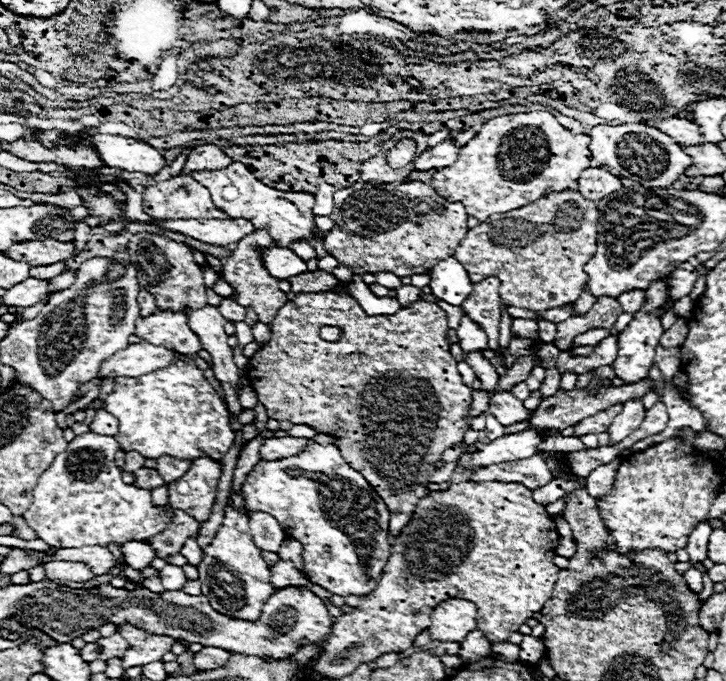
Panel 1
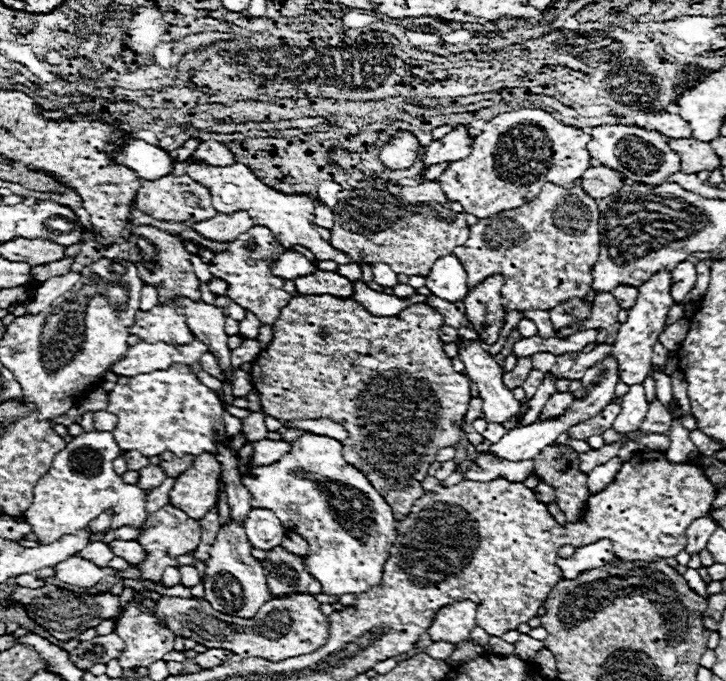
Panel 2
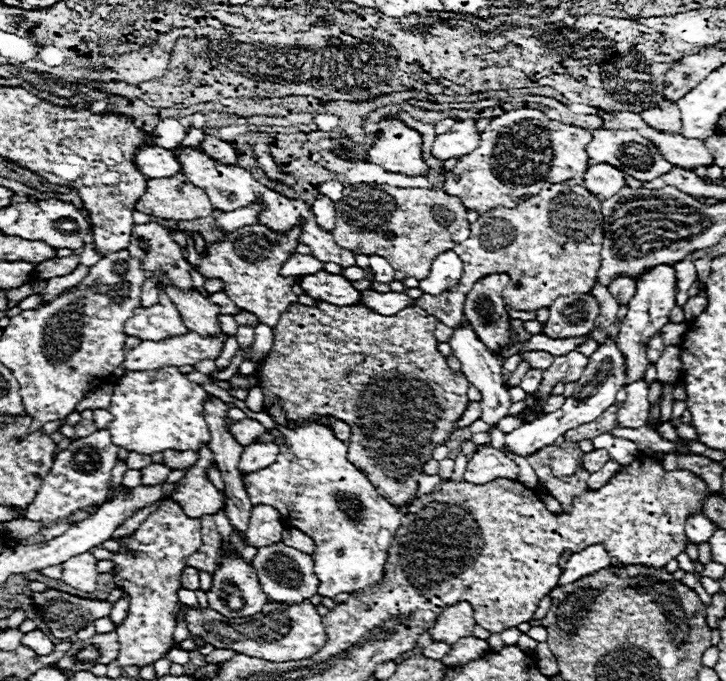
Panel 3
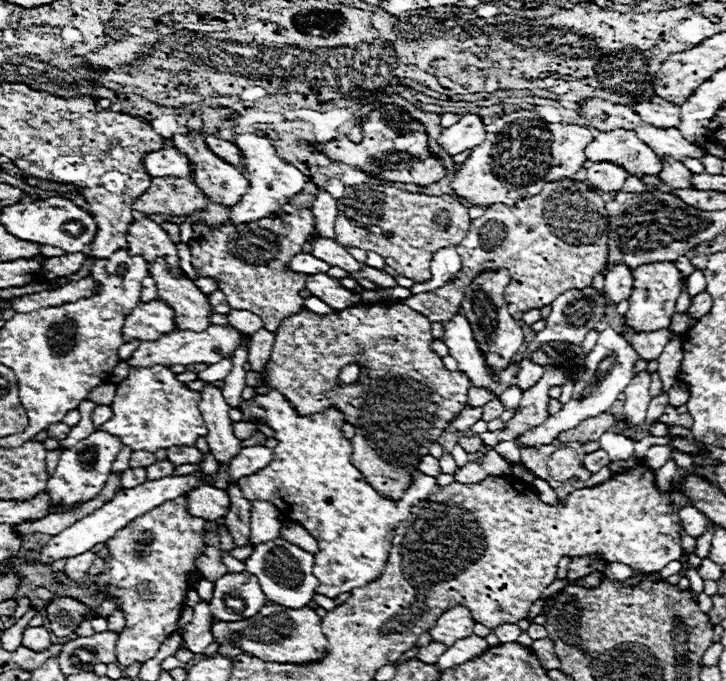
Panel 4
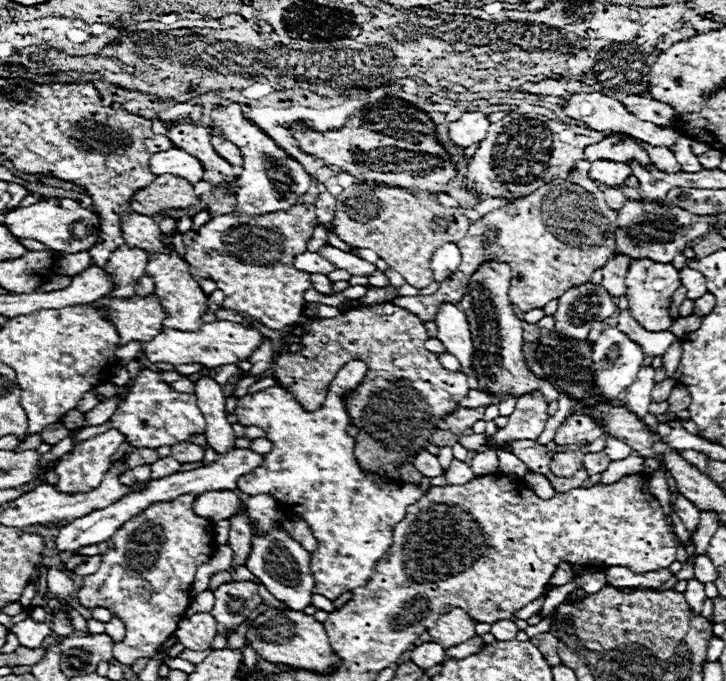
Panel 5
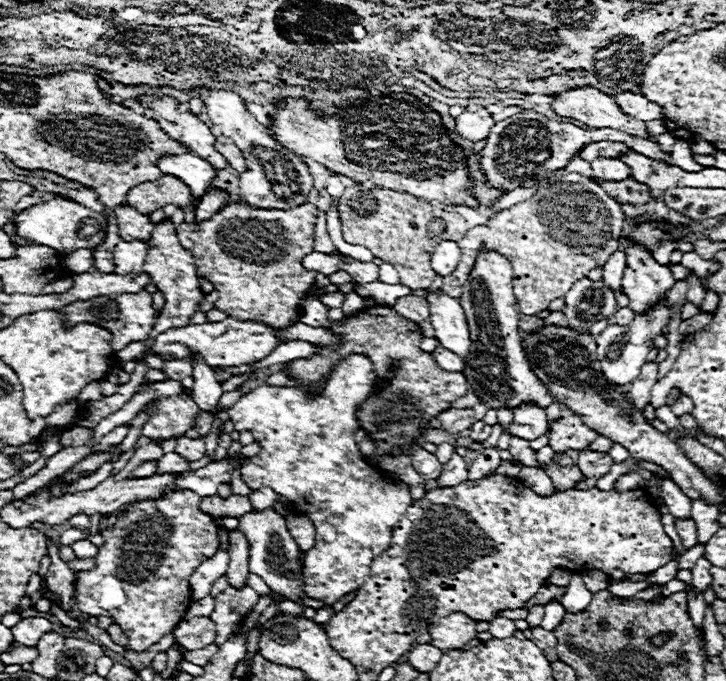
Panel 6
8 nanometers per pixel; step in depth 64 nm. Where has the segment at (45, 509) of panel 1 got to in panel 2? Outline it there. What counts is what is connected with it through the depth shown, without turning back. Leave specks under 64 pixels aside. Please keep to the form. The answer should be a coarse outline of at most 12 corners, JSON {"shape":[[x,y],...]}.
{"shape":[[98,430],[56,454],[24,512],[42,544],[108,508],[144,526],[146,494],[124,484]]}

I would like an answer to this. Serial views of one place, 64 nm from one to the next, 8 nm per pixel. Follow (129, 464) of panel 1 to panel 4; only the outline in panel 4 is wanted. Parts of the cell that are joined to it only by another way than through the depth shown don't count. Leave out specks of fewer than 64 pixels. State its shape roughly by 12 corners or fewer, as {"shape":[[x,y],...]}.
{"shape":[[136,450],[130,468],[146,468],[156,462],[152,452]]}

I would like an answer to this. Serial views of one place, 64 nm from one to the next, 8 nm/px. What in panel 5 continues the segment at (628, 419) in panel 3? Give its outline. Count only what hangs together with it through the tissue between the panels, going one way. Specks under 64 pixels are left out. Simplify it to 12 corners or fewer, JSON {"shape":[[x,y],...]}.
{"shape":[[642,366],[636,382],[628,386],[624,404],[640,418],[650,406],[654,388],[652,366]]}

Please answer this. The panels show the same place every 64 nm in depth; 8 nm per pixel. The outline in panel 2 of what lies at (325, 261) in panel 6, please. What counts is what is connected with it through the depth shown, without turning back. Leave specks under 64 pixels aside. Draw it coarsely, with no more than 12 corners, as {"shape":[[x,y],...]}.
{"shape":[[288,250],[272,272],[284,280],[308,276],[316,262]]}

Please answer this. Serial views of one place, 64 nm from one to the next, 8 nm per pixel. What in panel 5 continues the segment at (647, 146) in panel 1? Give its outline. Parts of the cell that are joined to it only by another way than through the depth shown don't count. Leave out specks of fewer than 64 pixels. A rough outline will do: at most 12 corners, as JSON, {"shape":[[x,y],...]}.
{"shape":[[604,138],[584,150],[584,160],[638,160],[652,164],[630,138]]}

